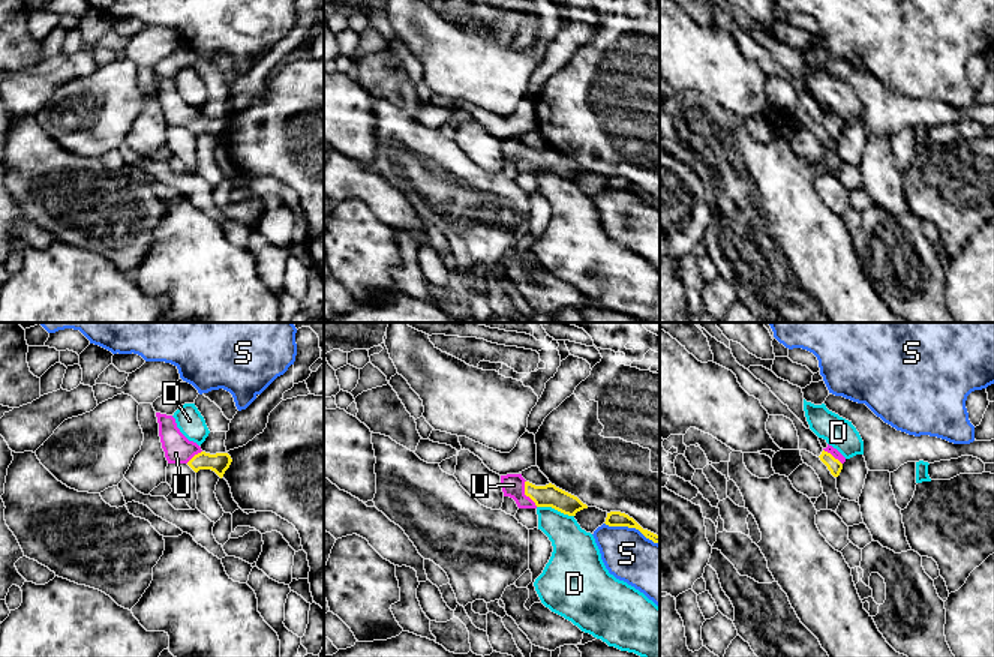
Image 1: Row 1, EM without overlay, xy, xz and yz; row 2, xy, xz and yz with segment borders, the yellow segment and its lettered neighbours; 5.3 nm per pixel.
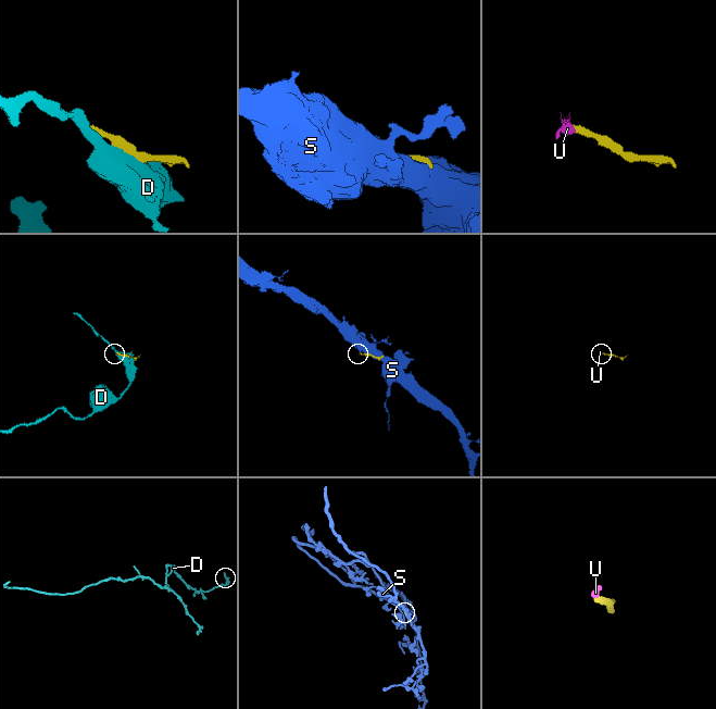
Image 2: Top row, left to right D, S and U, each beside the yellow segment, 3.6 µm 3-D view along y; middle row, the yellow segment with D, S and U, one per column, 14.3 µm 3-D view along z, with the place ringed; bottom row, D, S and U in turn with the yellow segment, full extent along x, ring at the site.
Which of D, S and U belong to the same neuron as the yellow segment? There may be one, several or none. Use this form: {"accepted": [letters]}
{"accepted": ["U"]}

